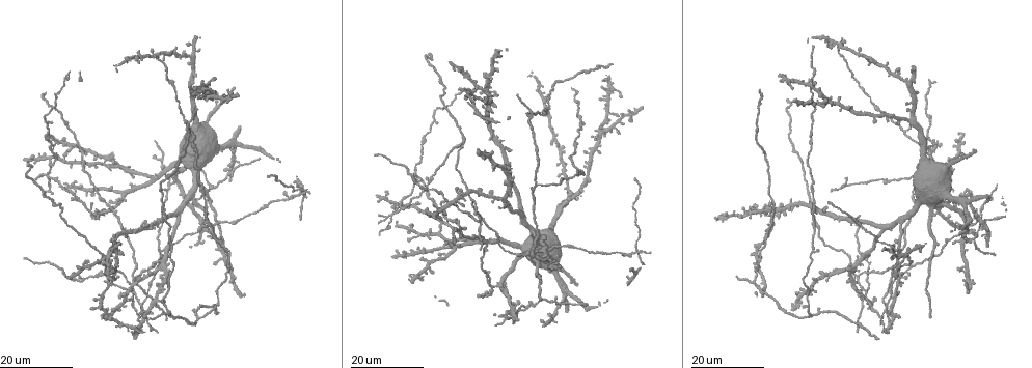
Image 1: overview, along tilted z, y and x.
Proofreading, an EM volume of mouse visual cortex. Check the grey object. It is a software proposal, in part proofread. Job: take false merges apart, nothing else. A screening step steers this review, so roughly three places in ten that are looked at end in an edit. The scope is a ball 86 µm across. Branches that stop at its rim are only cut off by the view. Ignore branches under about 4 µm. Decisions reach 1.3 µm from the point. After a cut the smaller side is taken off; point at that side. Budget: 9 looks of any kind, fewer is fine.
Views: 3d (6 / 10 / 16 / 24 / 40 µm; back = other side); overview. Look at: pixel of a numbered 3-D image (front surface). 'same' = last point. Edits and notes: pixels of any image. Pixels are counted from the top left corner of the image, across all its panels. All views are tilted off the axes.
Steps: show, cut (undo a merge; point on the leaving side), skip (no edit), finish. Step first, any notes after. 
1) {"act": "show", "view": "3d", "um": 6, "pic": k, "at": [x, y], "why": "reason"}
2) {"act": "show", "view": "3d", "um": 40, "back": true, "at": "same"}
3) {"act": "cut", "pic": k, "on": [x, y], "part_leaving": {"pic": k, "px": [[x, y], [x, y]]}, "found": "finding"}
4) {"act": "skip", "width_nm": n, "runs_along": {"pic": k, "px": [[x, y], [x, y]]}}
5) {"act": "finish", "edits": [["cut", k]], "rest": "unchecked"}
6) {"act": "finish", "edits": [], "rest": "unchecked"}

{"act": "show", "view": "3d", "um": 16, "pic": 1, "at": [131, 286]}

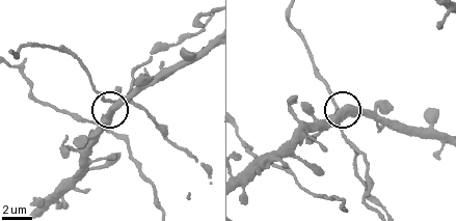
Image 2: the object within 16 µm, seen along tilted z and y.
{"act": "show", "view": "3d", "um": 10, "pic": 2, "at": [347, 115]}

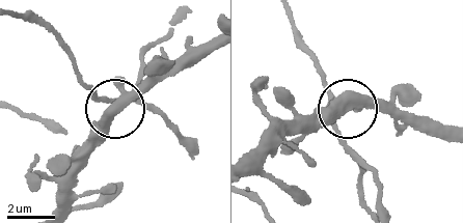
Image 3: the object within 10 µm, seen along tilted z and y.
{"act": "skip", "width_nm": 380, "found": "continuous, no second neuron"}

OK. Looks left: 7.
{"act": "show", "view": "3d", "um": 24, "pic": 1, "at": [136, 297], "why": "arms part here"}

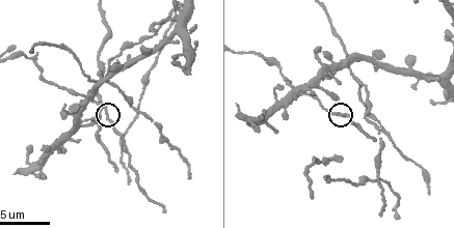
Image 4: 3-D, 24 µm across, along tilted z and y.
{"act": "show", "view": "3d", "um": 10, "pic": 4, "at": [108, 112]}

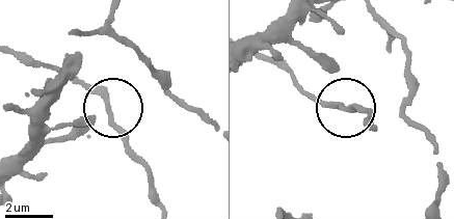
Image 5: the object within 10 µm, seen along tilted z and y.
{"act": "skip", "arms": 3, "runs_along": {"pic": 5, "px": [[308, 9], [294, 36], [329, 64], [343, 108], [371, 113]]}, "found": "one neuron here"}

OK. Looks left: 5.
{"act": "show", "view": "3d", "um": 24, "pic": 1, "at": [986, 201], "why": "arms part here"}

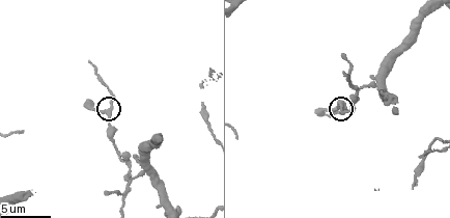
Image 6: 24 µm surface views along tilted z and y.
{"act": "show", "view": "3d", "um": 10, "pic": 6, "at": [106, 110]}

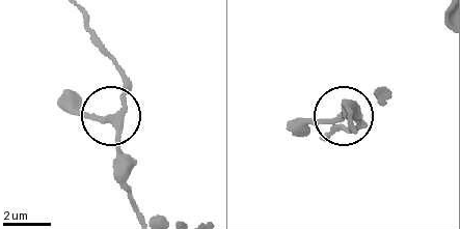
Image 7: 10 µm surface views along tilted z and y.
{"act": "show", "view": "3d", "um": 10, "back": true, "pic": 7, "at": [115, 119], "why": "other side"}

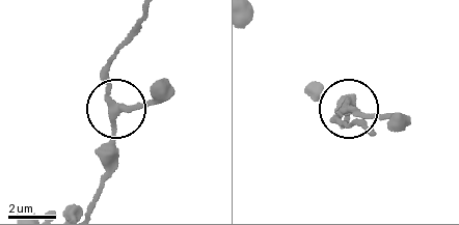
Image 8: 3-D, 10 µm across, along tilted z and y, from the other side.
{"act": "skip", "width_nm": 230, "runs_along": {"pic": 8, "px": [[87, 207], [103, 179], [111, 130], [110, 57]]}, "found": "continuous, no second neuron"}

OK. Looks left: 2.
{"act": "show", "view": "3d", "um": 24, "pic": 1, "at": [976, 238], "why": "thin arm on a thick one"}

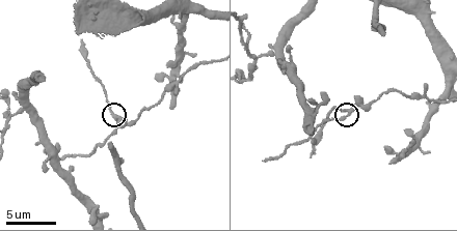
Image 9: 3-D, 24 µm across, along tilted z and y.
{"act": "show", "view": "3d", "um": 6, "pic": 9, "at": [115, 119]}

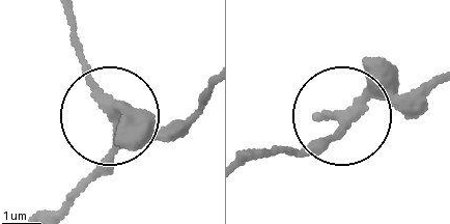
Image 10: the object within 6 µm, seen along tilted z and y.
{"act": "skip", "width_nm": 210, "found": "all the same neuron"}

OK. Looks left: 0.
{"act": "finish", "edits": [], "rest": "unchecked"}

